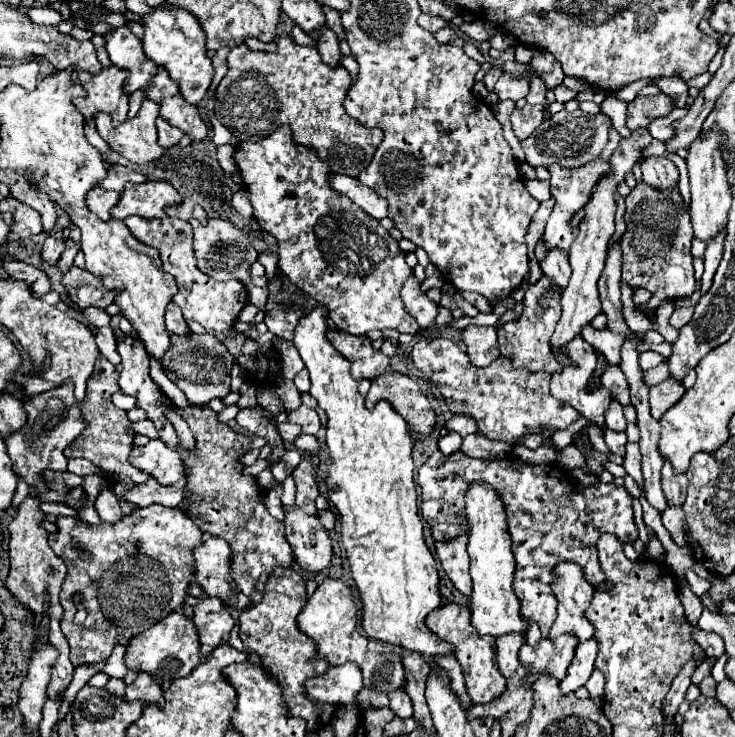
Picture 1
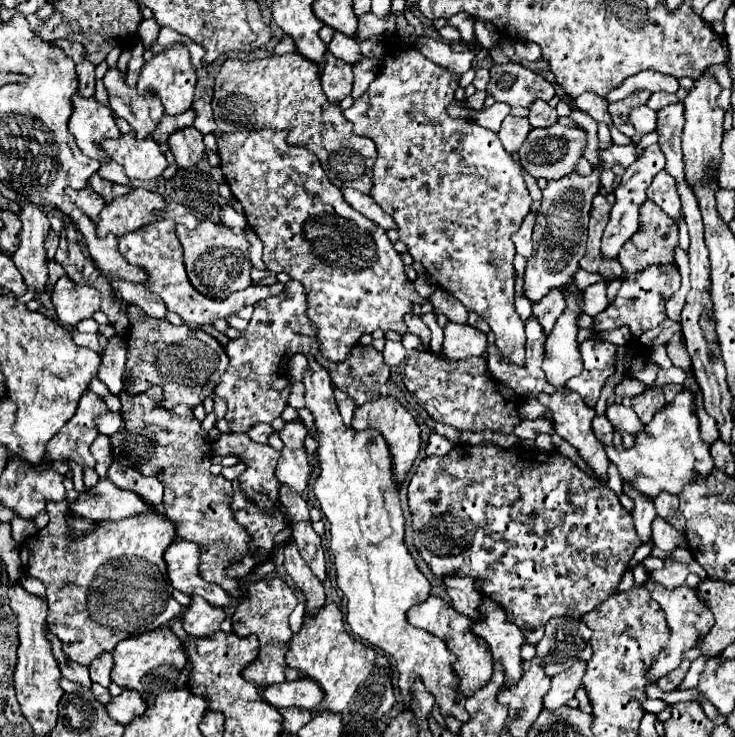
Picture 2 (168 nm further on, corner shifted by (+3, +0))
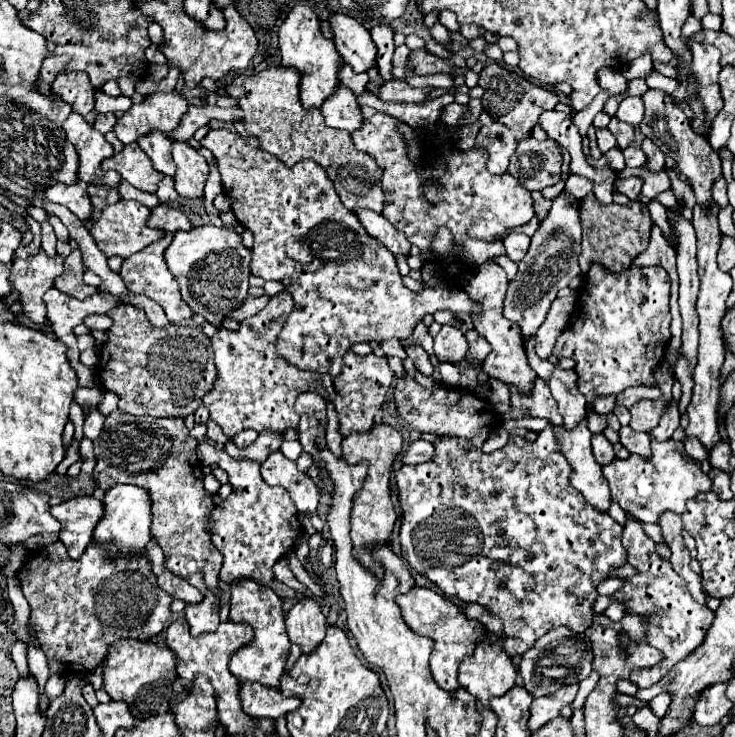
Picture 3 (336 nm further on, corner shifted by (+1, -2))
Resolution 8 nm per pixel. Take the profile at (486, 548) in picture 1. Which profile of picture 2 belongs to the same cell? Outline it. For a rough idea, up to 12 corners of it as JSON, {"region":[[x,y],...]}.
{"region":[[488,595],[472,633],[504,665],[504,685],[522,677],[524,635]]}

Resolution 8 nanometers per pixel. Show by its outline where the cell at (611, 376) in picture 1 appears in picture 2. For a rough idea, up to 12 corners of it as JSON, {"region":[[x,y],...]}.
{"region":[[610,403],[606,417],[616,431],[636,435],[644,425],[632,407]]}

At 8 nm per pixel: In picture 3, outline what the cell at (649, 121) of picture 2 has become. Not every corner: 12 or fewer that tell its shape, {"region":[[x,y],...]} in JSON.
{"region":[[626,97],[616,119],[630,123],[634,129],[642,121],[642,99]]}

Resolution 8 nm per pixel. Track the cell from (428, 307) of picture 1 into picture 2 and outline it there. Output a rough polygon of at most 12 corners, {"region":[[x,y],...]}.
{"region":[[408,313],[408,333],[418,335],[422,345],[430,343],[430,329],[420,315]]}

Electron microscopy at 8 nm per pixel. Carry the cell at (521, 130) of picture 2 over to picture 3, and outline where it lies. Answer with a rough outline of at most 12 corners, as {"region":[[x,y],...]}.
{"region":[[502,123],[480,127],[474,147],[488,153],[488,171],[502,175],[516,139]]}

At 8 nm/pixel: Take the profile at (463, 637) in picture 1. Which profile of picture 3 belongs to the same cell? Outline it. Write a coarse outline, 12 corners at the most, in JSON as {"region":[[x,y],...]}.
{"region":[[426,587],[398,595],[404,621],[434,639],[430,673],[460,687],[458,665],[482,625]]}

